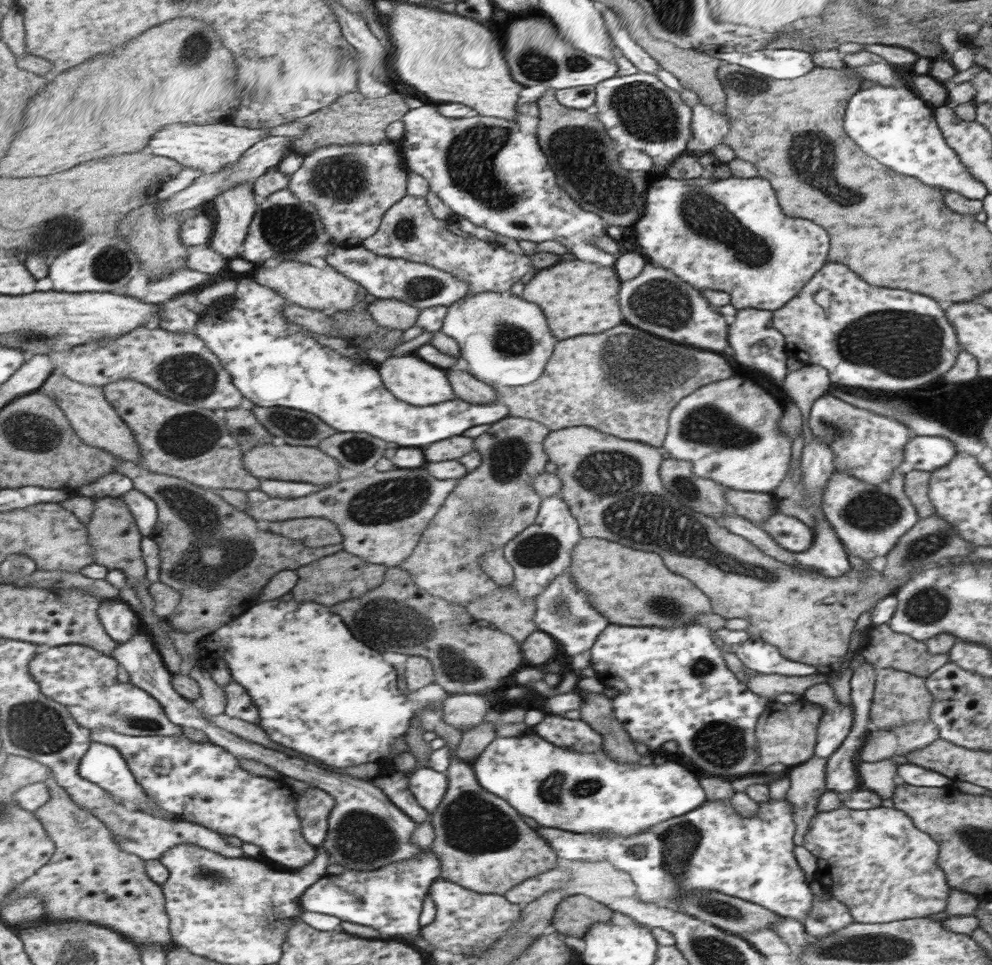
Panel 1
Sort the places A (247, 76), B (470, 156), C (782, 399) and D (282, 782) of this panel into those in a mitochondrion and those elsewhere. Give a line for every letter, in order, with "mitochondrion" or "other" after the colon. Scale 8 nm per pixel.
A: other
B: mitochondrion
C: other
D: other

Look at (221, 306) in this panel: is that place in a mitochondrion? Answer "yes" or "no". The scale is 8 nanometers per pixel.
no

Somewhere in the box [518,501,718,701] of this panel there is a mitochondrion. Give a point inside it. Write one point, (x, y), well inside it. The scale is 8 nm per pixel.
(671, 607)

